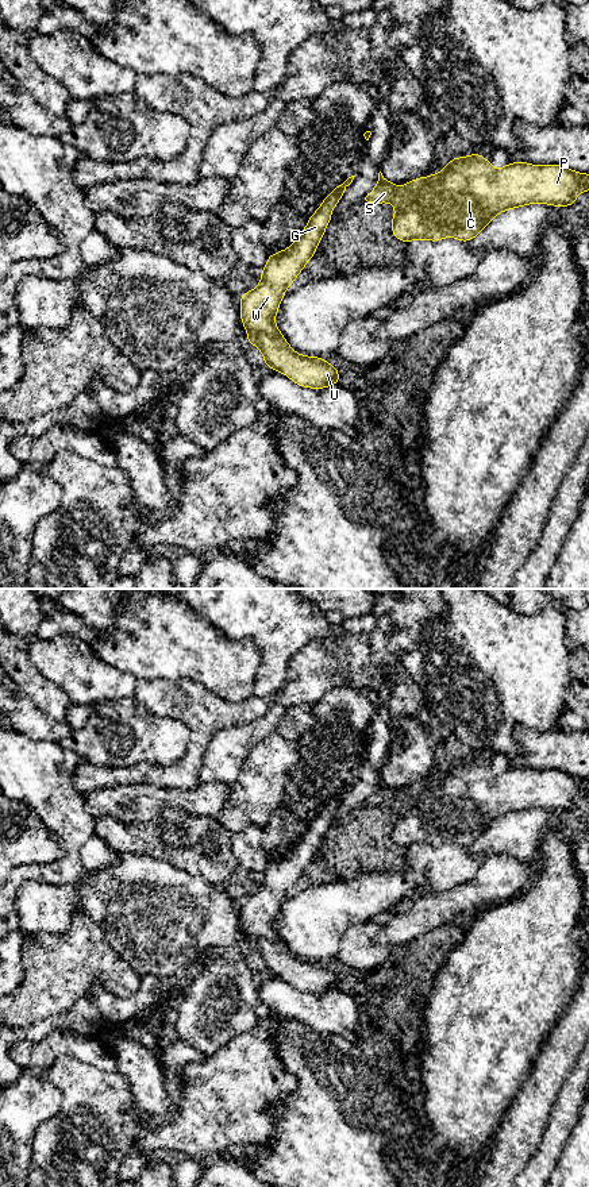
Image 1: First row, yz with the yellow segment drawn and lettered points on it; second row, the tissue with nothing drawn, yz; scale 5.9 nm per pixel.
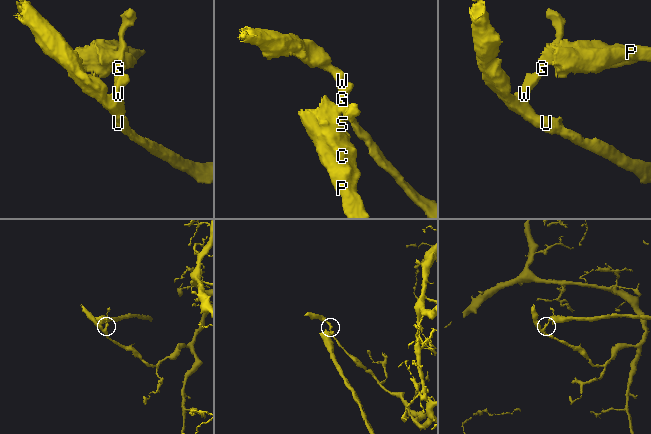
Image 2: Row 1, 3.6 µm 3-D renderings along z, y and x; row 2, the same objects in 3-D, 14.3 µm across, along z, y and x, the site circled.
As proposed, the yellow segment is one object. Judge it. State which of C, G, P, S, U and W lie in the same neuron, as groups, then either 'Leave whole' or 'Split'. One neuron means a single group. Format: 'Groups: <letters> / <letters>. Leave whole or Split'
Groups: C P S / G U W. Split

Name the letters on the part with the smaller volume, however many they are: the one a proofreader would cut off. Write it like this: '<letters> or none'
C, P, S

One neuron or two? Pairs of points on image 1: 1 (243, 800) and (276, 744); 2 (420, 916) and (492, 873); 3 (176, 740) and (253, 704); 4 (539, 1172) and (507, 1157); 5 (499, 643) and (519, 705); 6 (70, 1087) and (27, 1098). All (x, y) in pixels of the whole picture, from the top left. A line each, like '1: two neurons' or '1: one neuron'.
1: one neuron
2: one neuron
3: two neurons
4: two neurons
5: one neuron
6: two neurons

